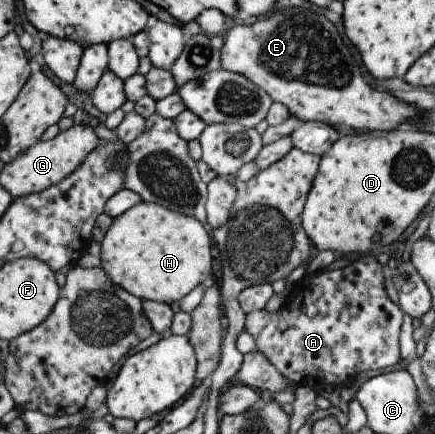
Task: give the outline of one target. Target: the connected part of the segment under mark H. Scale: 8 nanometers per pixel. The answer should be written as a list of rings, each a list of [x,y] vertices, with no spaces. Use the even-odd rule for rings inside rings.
[[[143,201],[112,218],[112,223],[100,242],[98,257],[100,258],[99,268],[110,282],[138,299],[160,304],[178,303],[178,300],[211,275],[210,238],[204,226],[192,216],[184,216],[180,212]]]

